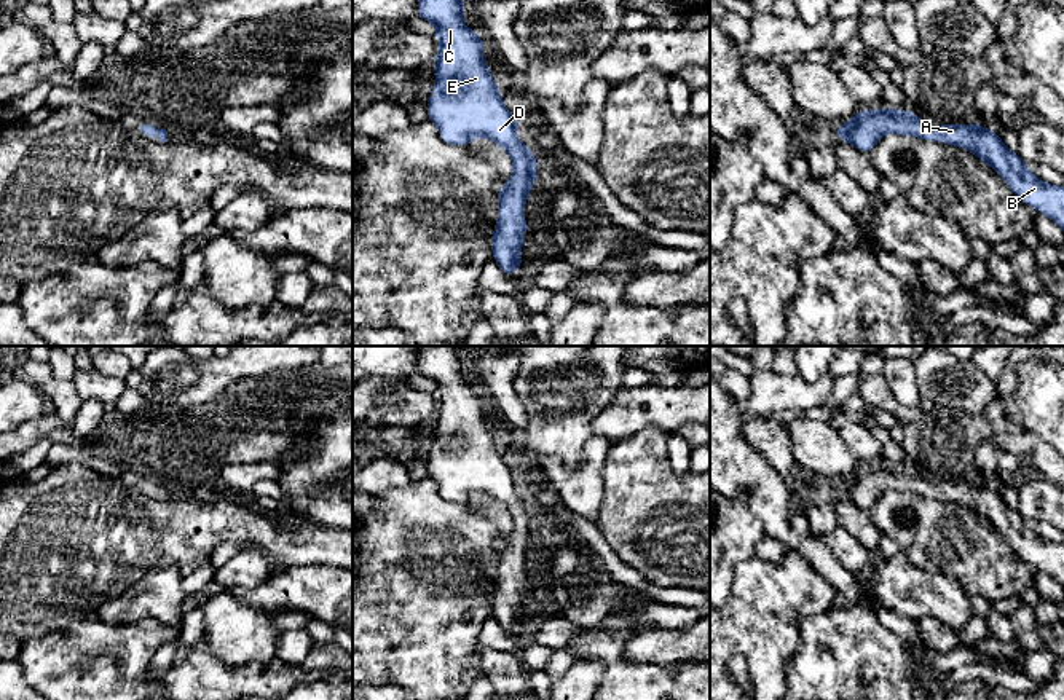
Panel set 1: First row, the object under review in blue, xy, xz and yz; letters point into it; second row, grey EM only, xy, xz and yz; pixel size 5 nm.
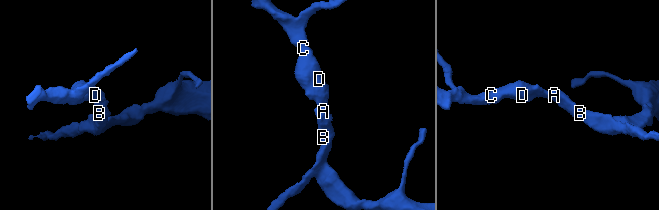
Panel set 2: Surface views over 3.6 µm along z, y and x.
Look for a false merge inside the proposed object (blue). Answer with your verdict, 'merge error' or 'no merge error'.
no merge error

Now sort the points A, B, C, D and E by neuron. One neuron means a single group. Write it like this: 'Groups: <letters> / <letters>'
Groups: A B C D E

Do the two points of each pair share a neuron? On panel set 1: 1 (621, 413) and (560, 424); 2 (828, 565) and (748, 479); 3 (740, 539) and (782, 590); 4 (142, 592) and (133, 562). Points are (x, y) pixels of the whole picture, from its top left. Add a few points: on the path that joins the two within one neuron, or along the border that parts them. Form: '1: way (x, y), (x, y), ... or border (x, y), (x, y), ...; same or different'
1: border (619, 389), (594, 421), (591, 436); different
2: way (803, 544), (796, 542), (776, 522), (771, 499); same
3: border (753, 555), (736, 566), (732, 587); different
4: border (174, 565), (142, 574), (107, 600); different

